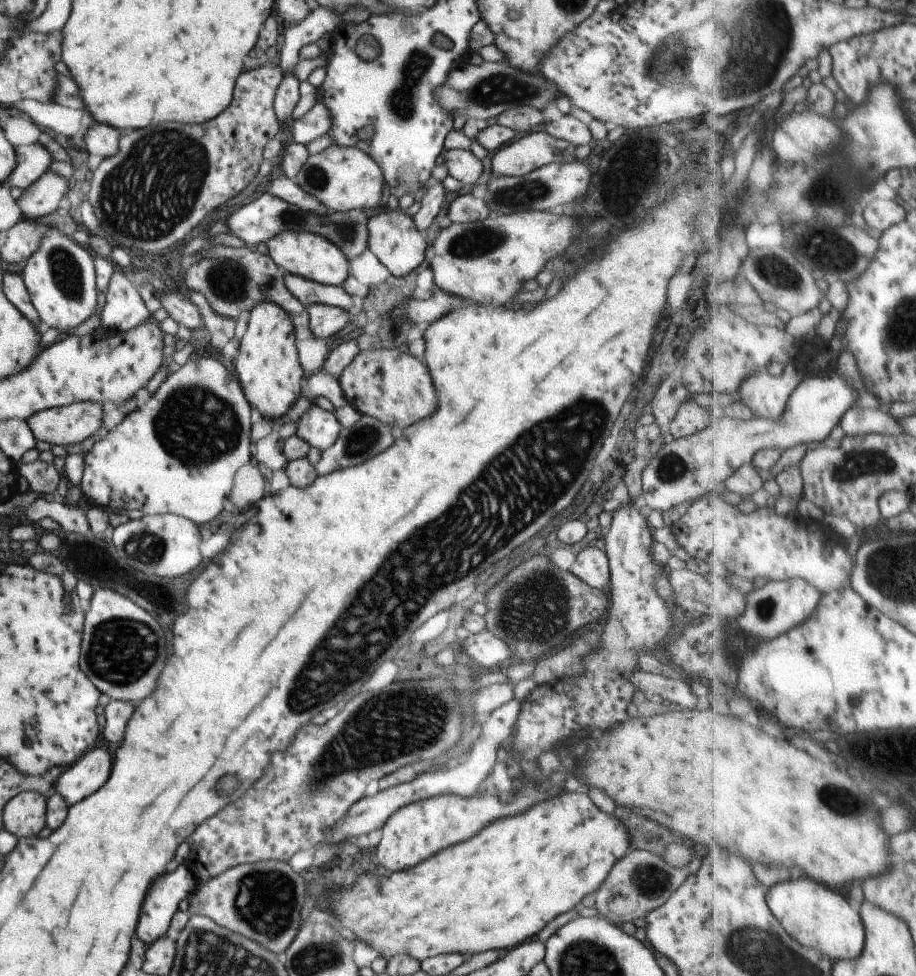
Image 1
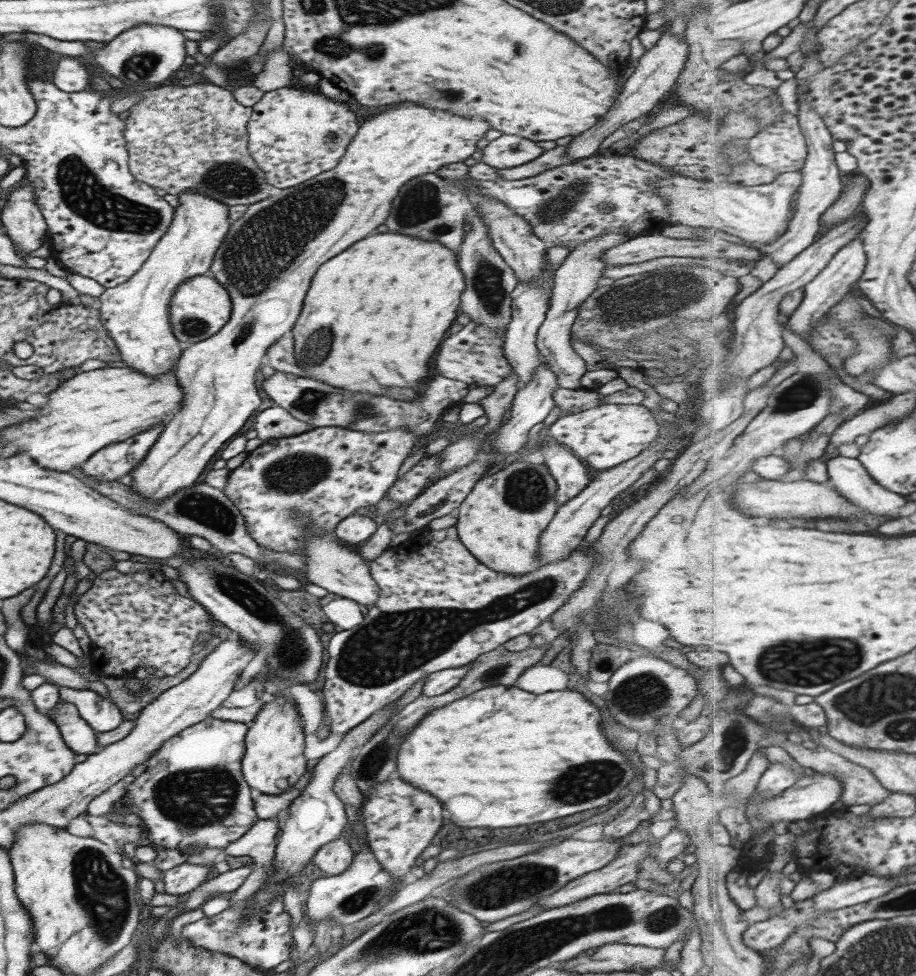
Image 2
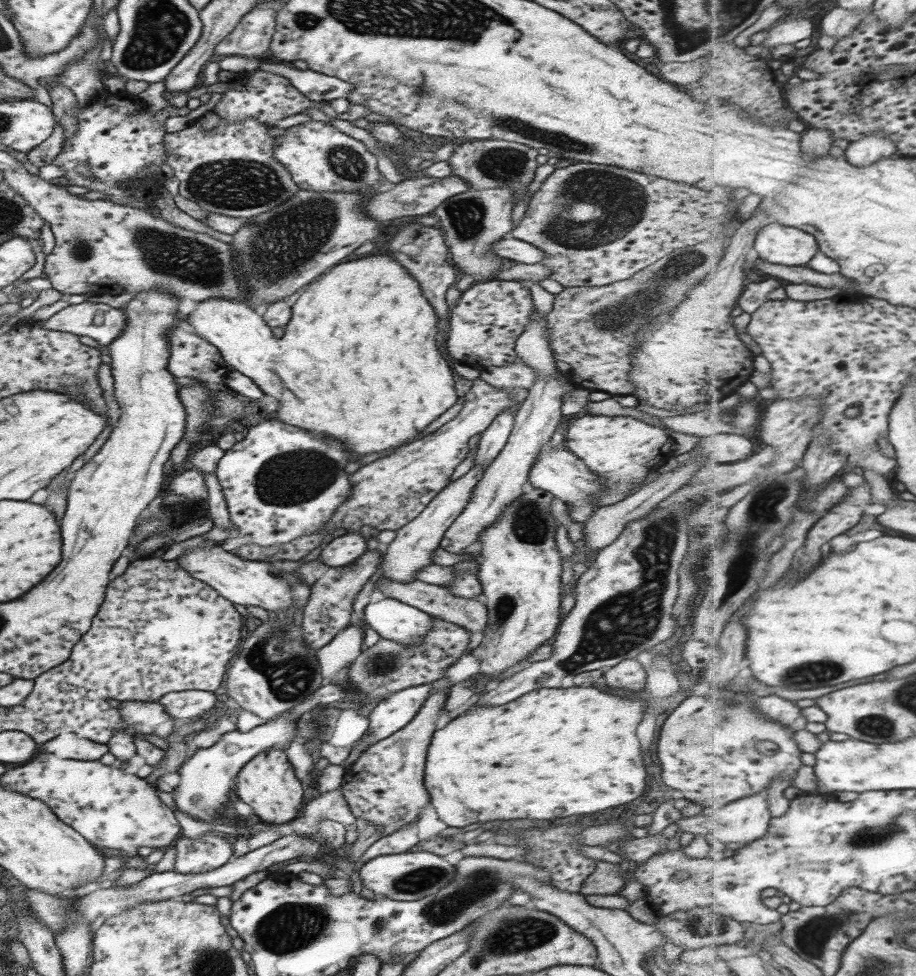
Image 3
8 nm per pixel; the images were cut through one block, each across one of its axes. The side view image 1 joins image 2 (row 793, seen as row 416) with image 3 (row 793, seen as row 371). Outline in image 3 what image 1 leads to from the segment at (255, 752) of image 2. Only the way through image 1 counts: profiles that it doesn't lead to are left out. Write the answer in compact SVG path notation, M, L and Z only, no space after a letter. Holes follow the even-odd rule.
M267 750L253 757L243 765L234 778L238 800L251 807L253 815L268 825L280 825L294 821L301 816L304 806L302 785L287 758L285 750Z

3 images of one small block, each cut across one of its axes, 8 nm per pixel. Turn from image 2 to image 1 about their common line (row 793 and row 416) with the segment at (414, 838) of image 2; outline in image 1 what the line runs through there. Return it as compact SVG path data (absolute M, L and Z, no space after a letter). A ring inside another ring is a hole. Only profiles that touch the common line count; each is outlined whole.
M393 347L359 351L342 369L338 381L345 400L355 410L379 420L391 430L403 430L409 422L429 416L435 410L435 394L429 378L424 363Z

